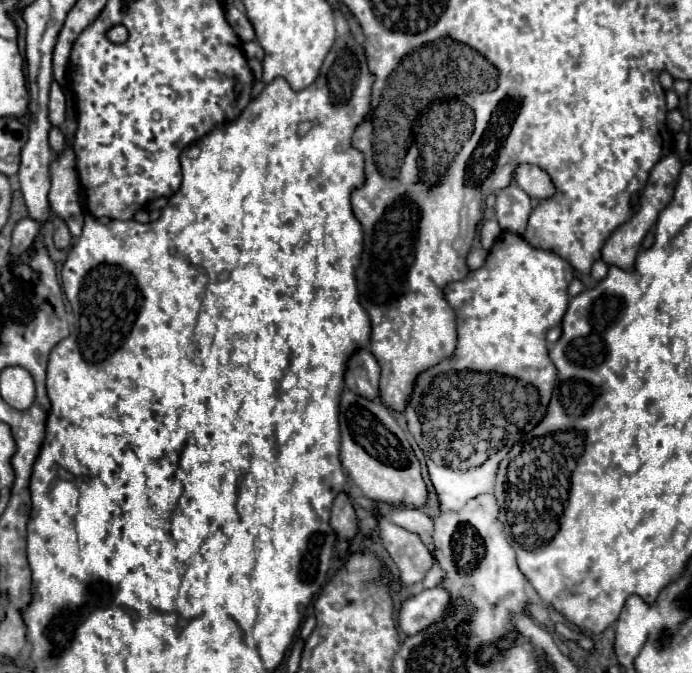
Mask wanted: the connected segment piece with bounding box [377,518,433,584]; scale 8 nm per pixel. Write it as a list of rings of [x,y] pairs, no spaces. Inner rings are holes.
[[[387,518],[377,522],[381,542],[389,556],[395,560],[401,572],[403,584],[417,584],[433,566],[433,556],[421,542],[421,538],[401,526],[395,526]]]

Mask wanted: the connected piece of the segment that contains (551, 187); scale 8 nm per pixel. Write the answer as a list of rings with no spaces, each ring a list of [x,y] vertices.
[[[521,164],[515,170],[515,184],[519,184],[535,200],[547,200],[555,194],[555,184],[539,166]]]

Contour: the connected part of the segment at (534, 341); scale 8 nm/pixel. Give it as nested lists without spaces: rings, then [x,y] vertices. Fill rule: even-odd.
[[[503,232],[503,236],[495,242],[495,246],[489,252],[487,264],[479,270],[469,272],[469,276],[463,282],[451,282],[445,288],[445,298],[447,302],[455,308],[457,312],[457,334],[459,334],[459,342],[457,342],[457,350],[453,356],[449,356],[445,362],[429,368],[427,372],[423,372],[417,382],[415,382],[415,390],[411,396],[411,402],[405,408],[405,418],[409,424],[409,432],[413,434],[413,438],[417,440],[419,448],[425,454],[427,460],[427,468],[429,468],[429,476],[431,482],[439,494],[439,502],[441,502],[441,512],[447,510],[459,510],[463,508],[463,504],[483,492],[491,492],[493,484],[495,484],[495,476],[497,476],[497,466],[499,462],[509,454],[509,450],[527,434],[531,432],[531,428],[535,428],[535,424],[539,424],[539,420],[543,420],[543,416],[547,414],[547,406],[551,400],[551,392],[555,388],[555,376],[557,376],[557,368],[553,366],[551,358],[549,358],[549,348],[547,348],[547,332],[549,328],[561,324],[565,312],[567,312],[567,304],[569,304],[569,294],[567,288],[573,280],[573,268],[569,262],[565,262],[563,258],[559,258],[557,254],[549,252],[549,250],[539,250],[533,248],[525,238],[515,236],[511,232]]]

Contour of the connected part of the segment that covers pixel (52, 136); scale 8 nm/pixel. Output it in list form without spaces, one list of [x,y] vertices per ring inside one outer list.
[[[55,126],[51,128],[51,132],[49,132],[49,144],[51,144],[51,148],[53,148],[55,154],[59,154],[63,150],[63,146],[65,146],[65,134],[63,134],[61,128],[55,128]]]

